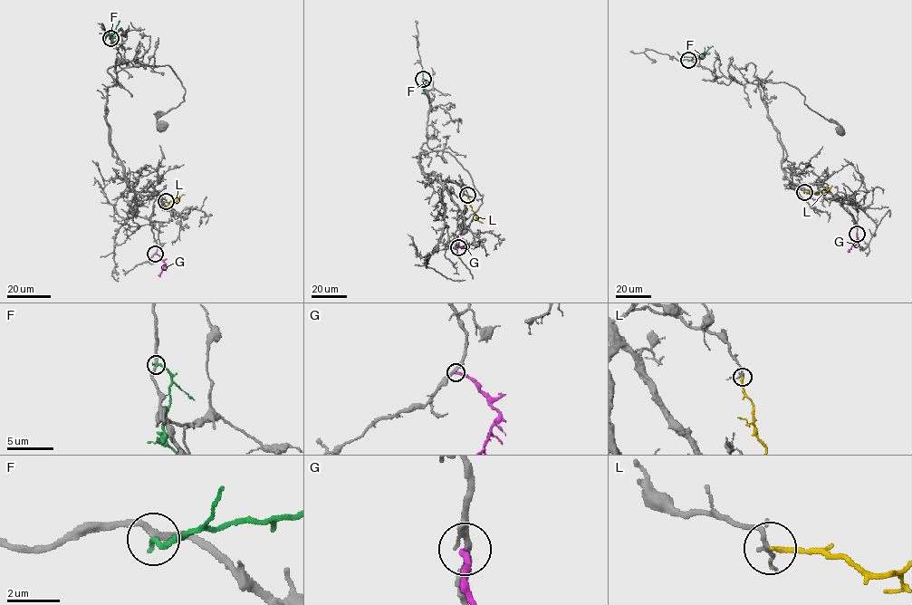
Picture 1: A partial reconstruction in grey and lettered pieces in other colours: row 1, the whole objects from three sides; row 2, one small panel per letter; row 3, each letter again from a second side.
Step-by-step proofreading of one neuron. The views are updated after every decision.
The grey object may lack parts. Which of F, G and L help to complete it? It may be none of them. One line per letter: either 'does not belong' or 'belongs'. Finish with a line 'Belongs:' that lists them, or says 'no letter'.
F: does not belong
G: does not belong
L: belongs
Belongs: L

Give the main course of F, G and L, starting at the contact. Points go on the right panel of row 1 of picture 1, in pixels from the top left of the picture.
F: (688, 60), (700, 58), (713, 46)
G: (857, 234), (857, 243), (848, 251)
L: (804, 192), (824, 193), (832, 186)

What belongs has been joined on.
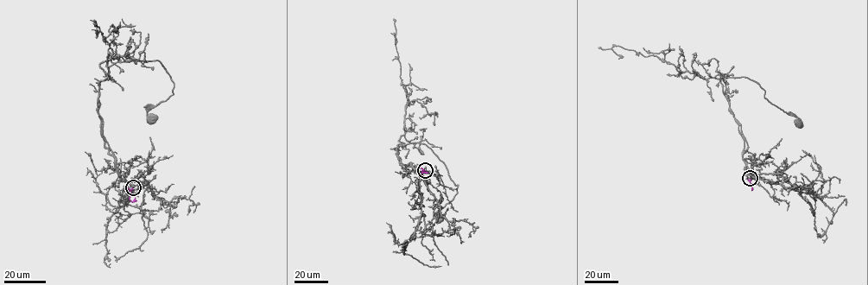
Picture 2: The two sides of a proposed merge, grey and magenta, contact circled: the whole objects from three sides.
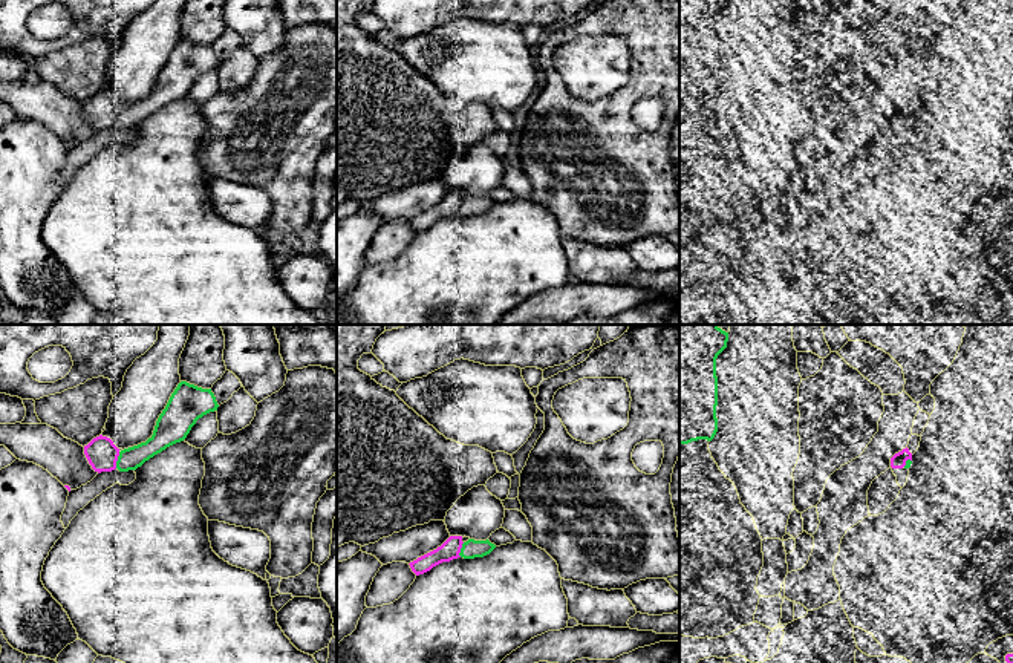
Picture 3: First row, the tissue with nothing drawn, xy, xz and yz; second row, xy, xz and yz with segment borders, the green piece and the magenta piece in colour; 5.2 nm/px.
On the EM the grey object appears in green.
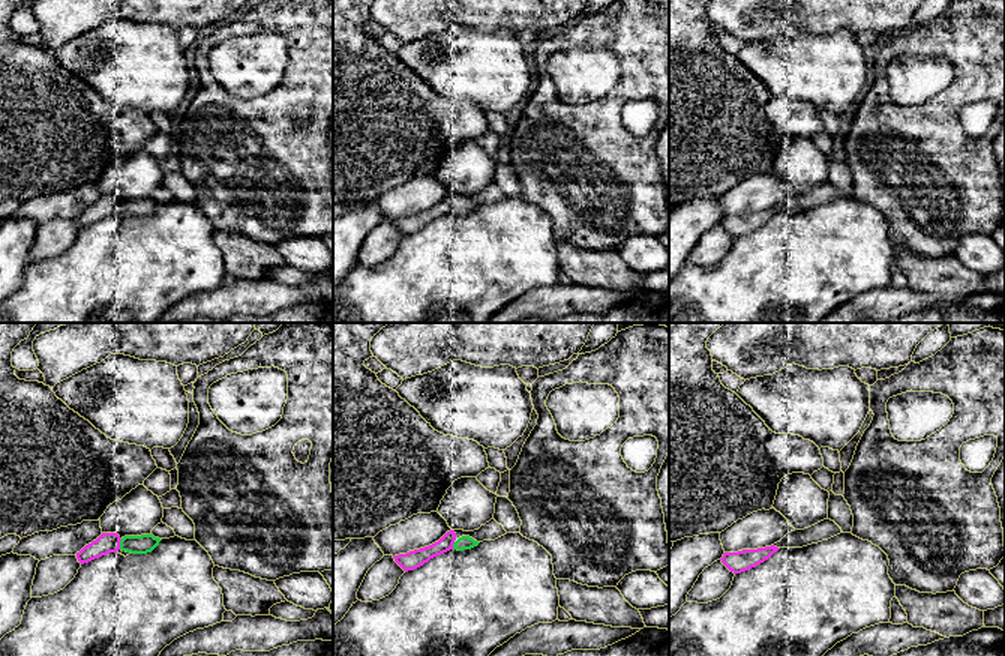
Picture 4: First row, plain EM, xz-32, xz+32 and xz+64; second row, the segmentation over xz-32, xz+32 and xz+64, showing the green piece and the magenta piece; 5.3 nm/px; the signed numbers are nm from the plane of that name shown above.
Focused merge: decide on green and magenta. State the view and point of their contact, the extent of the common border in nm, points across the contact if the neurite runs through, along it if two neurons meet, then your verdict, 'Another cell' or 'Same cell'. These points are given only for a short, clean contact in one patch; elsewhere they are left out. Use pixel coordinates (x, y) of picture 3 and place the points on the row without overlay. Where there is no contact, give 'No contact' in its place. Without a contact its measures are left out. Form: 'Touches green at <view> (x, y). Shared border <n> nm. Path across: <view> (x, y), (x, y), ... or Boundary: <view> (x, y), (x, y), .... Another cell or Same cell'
Touches green at xy (118, 117). Shared border 90 nm. Same cell

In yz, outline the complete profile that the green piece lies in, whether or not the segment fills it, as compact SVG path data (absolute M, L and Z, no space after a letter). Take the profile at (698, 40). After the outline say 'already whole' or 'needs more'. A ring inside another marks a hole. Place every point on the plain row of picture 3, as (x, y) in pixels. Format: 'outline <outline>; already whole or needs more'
outline M679 0L679 103L712 98L718 89L716 15L725 5L727 0Z; already whole

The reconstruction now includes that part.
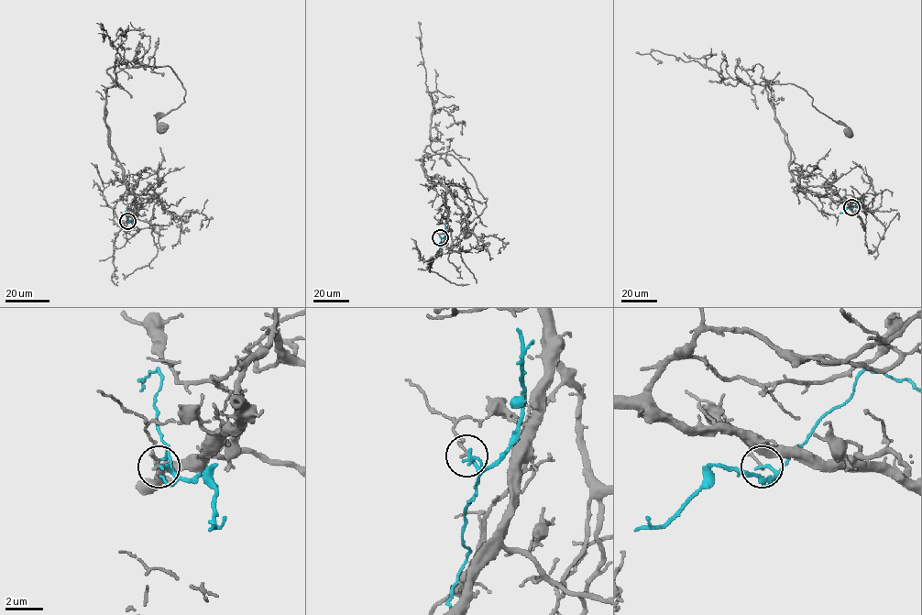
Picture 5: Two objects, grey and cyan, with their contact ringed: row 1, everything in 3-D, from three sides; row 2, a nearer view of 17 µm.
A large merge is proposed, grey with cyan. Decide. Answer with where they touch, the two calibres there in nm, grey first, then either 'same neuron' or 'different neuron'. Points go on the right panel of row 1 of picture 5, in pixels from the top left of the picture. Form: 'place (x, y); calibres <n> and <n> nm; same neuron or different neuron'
place (851, 207); calibres 150 and 190 nm; same neuron

